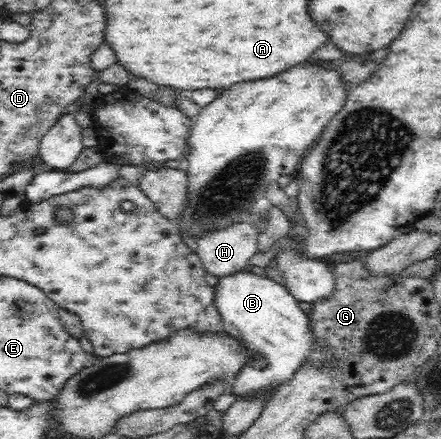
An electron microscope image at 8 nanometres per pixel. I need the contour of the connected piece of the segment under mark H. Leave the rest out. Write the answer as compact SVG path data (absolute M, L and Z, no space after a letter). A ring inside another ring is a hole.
M243 220L240 223L215 229L200 236L196 240L197 249L195 251L203 265L205 265L206 272L220 279L221 277L243 271L246 268L250 262L249 258L259 251L257 248L258 236L258 228L254 226L254 222Z

